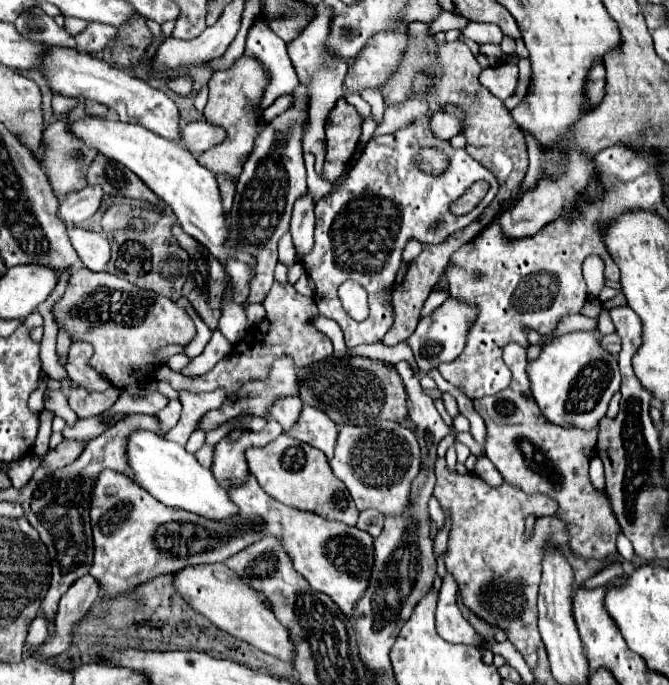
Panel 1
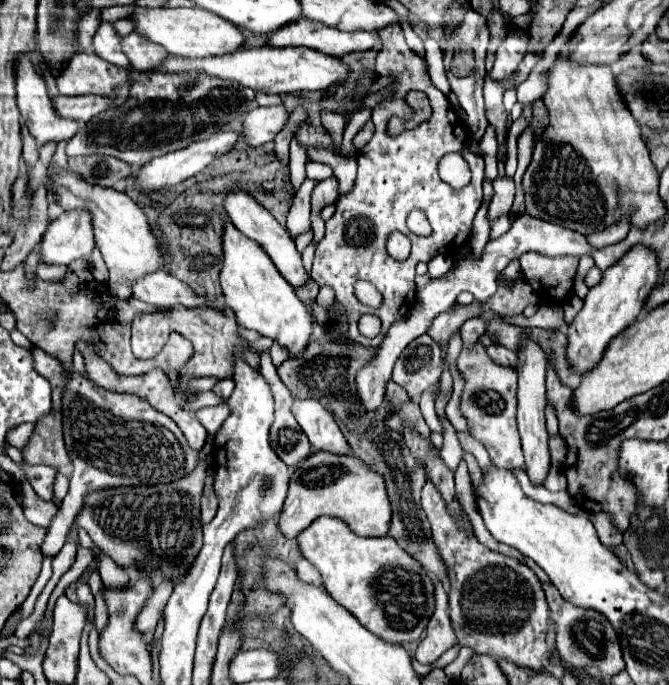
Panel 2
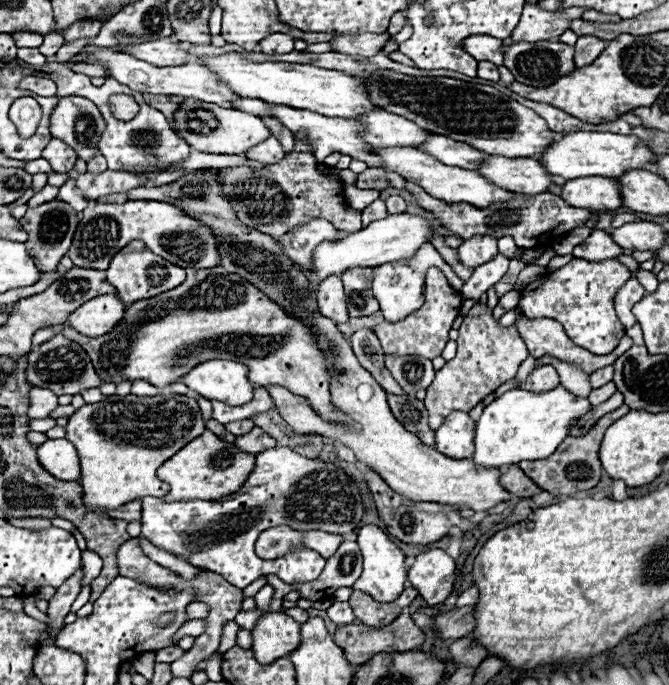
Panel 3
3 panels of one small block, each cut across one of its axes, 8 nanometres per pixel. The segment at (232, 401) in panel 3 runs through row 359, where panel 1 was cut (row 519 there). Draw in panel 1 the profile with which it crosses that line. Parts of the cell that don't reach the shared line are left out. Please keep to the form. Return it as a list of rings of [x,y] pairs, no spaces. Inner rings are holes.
[[[136,428],[128,436],[126,456],[128,456],[128,470],[132,470],[134,480],[162,504],[182,508],[214,520],[222,520],[238,512],[236,504],[232,504],[232,500],[228,498],[228,492],[214,480],[214,474],[208,468],[204,468],[194,458],[194,454],[186,452],[184,446],[166,440],[156,432]]]

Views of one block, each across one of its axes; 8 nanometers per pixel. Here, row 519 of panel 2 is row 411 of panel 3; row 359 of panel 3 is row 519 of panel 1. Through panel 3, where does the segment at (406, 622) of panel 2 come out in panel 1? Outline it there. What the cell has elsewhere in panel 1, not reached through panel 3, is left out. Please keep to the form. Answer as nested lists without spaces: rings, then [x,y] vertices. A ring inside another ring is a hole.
[[[102,470],[90,496],[90,520],[96,548],[90,574],[102,584],[104,596],[114,596],[152,576],[178,572],[186,566],[224,562],[256,540],[276,536],[280,544],[284,544],[284,550],[288,550],[294,568],[310,582],[310,586],[328,594],[346,616],[352,614],[354,604],[368,586],[374,562],[374,540],[368,532],[342,522],[324,520],[308,510],[280,504],[260,488],[252,474],[240,486],[230,484],[228,496],[240,508],[238,514],[228,520],[208,520],[156,502],[152,494],[122,472]]]

